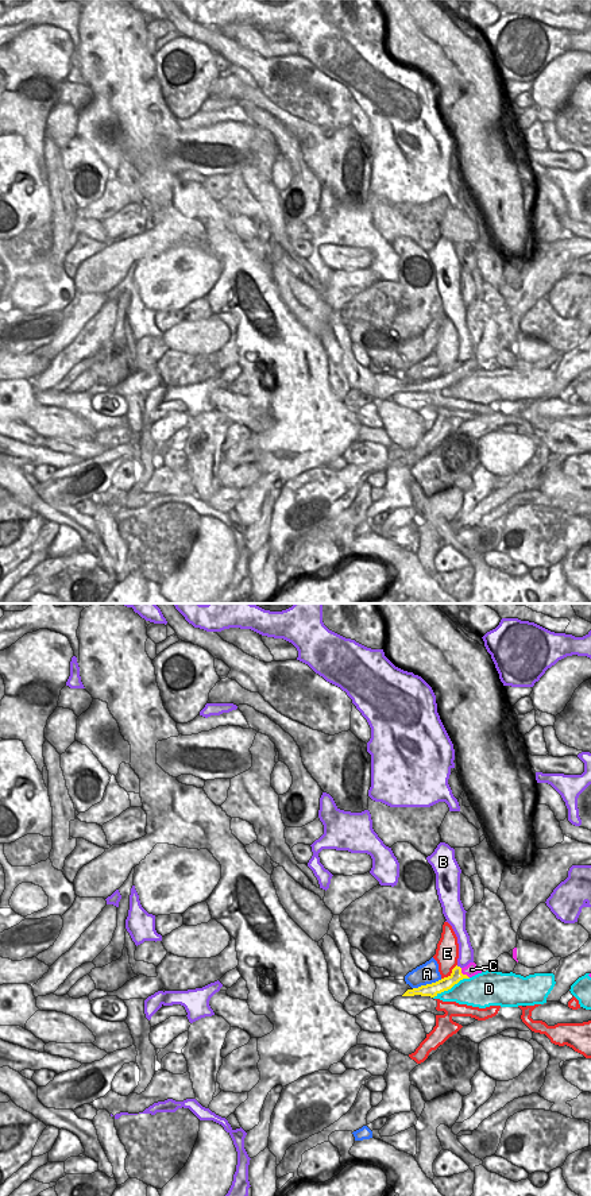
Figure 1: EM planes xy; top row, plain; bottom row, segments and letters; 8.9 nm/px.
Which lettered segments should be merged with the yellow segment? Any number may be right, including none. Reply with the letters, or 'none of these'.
C

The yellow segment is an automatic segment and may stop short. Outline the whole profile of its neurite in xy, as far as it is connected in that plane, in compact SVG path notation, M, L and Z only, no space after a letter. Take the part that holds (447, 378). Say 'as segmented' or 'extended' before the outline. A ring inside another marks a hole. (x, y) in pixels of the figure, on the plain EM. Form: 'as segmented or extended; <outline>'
extended; M470 358L467 362L460 363L455 362L452 364L452 369L448 373L444 373L436 378L421 381L418 383L407 385L402 391L430 391L434 393L439 389L451 385L455 379L457 379L463 374L470 374L478 369L482 369L482 366L476 362L475 358Z

